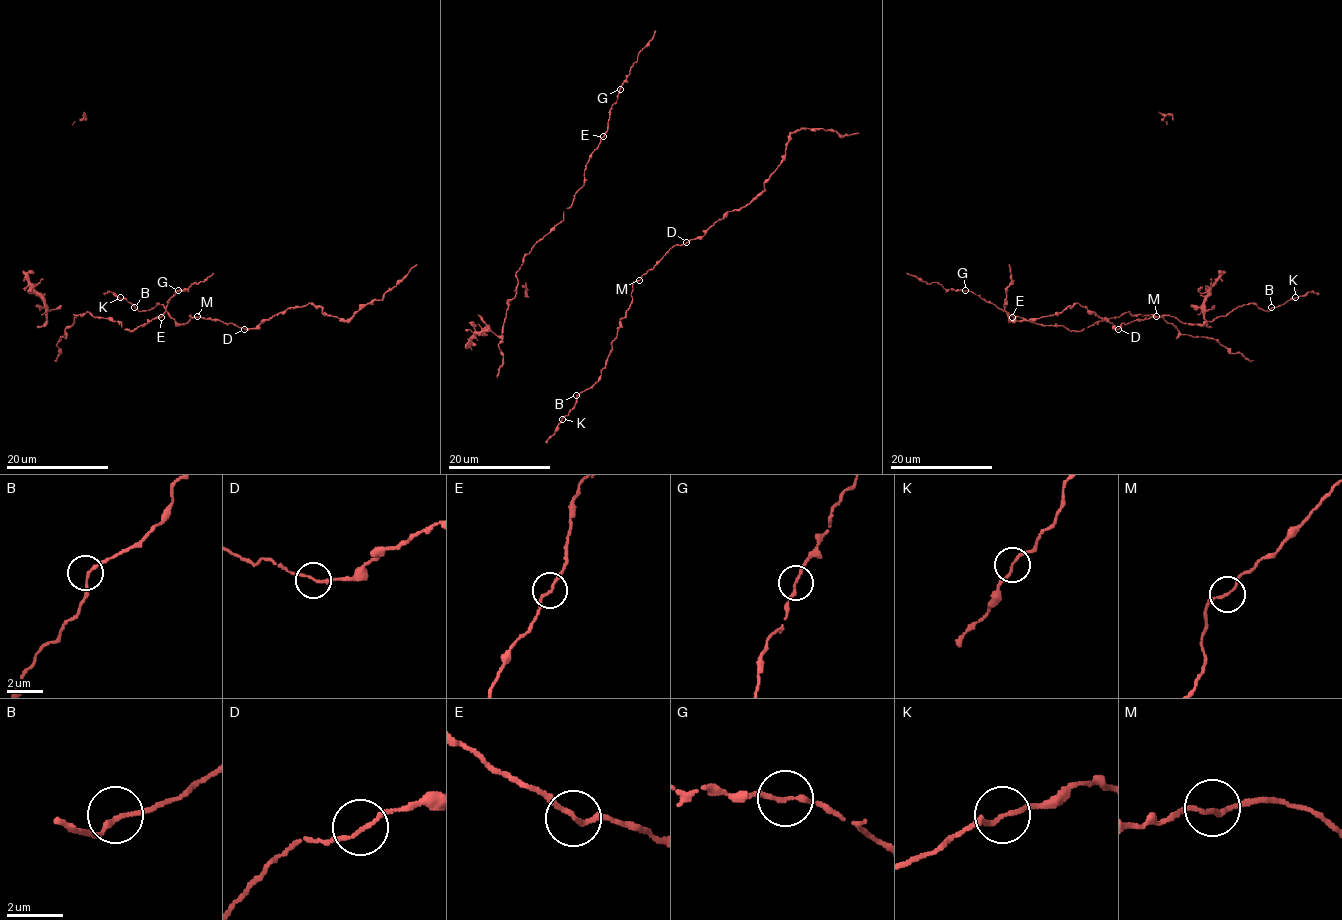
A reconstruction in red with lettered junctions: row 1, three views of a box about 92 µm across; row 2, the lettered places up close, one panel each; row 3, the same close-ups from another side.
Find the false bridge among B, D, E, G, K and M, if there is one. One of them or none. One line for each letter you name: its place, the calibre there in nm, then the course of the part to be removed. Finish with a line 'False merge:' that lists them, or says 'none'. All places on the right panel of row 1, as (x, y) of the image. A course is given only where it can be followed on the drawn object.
False merge: none

